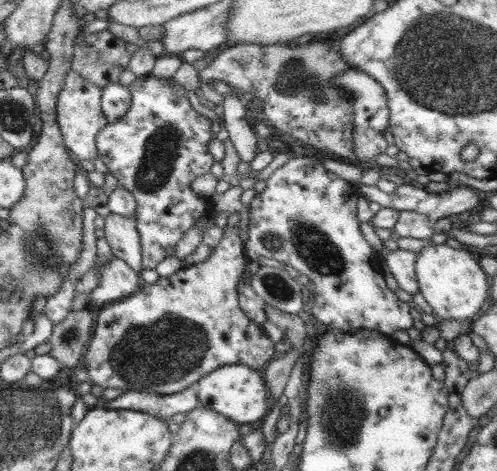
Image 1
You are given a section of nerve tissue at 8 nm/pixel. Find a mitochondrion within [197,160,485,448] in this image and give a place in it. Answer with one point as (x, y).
(309, 243)

